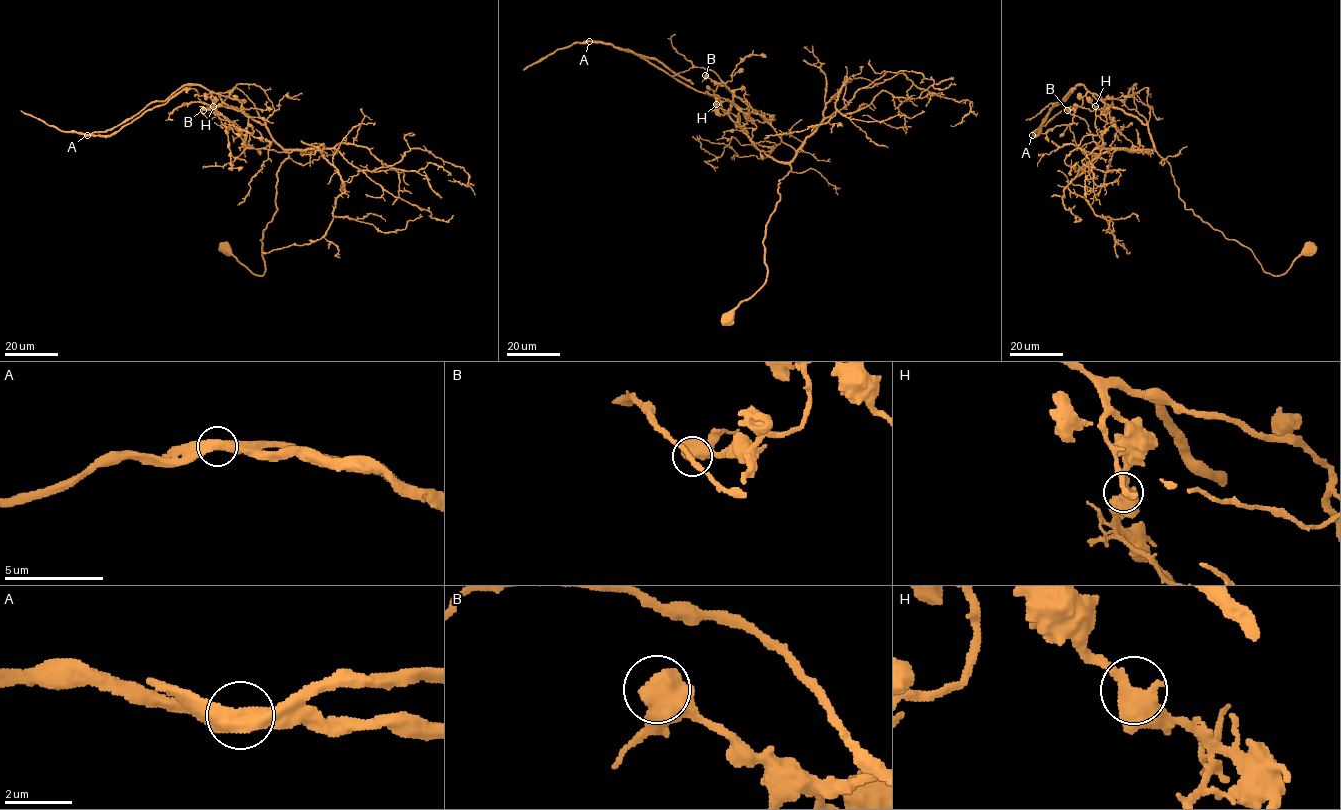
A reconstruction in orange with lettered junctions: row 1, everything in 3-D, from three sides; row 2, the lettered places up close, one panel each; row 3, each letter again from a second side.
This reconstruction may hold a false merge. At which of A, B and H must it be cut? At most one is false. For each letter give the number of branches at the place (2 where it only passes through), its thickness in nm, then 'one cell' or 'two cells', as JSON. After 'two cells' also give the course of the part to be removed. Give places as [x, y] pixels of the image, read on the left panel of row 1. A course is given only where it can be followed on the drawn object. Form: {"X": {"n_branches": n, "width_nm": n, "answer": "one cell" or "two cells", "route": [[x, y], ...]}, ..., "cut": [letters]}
{"A": {"n_branches": 2, "width_nm": 550, "answer": "two cells", "route": [[87, 134], [115, 133], [145, 112], [190, 87]]}, "B": {"n_branches": 2, "width_nm": 600, "answer": "one cell"}, "H": {"n_branches": 2, "width_nm": 600, "answer": "one cell"}, "cut": ["A"]}

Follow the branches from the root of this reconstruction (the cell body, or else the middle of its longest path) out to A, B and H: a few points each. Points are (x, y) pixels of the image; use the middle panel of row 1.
A: (728, 318), (765, 280), (765, 229), (791, 167), (759, 150), (712, 96), (633, 52), (589, 41)
B: (728, 318), (765, 280), (765, 229), (780, 199), (780, 180), (790, 170), (796, 151), (725, 83), (705, 75)
H: (728, 318), (765, 280), (765, 229), (780, 199), (780, 180), (791, 167), (759, 150), (714, 95), (716, 104)

